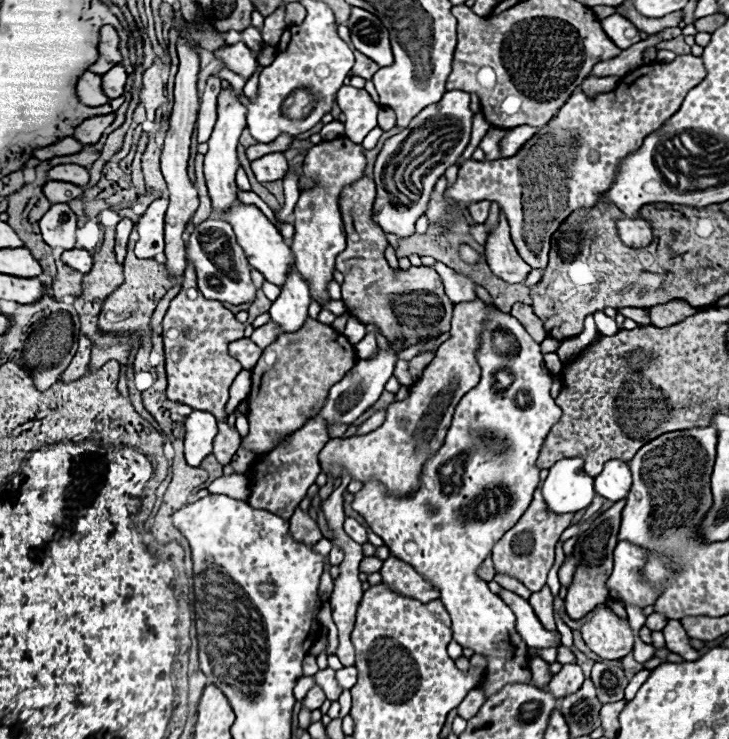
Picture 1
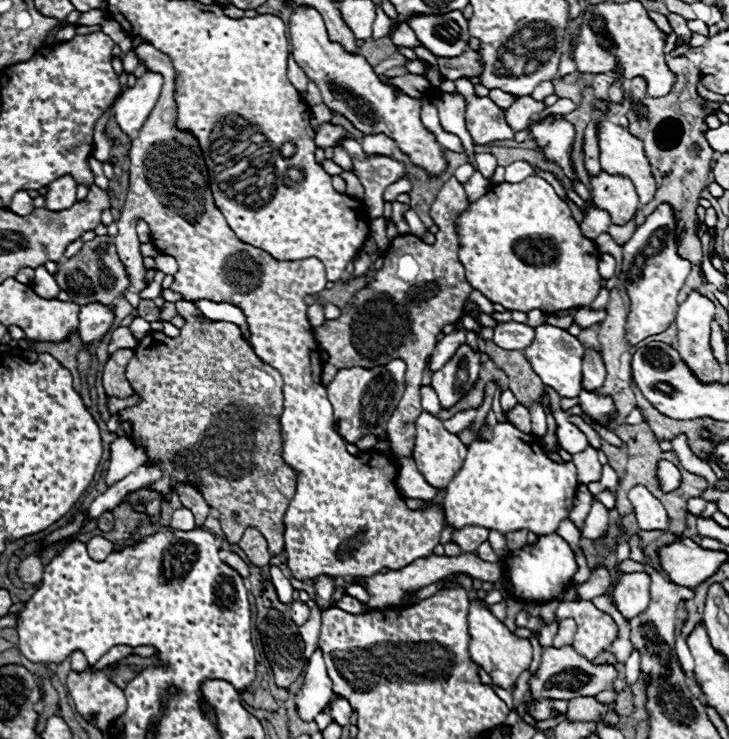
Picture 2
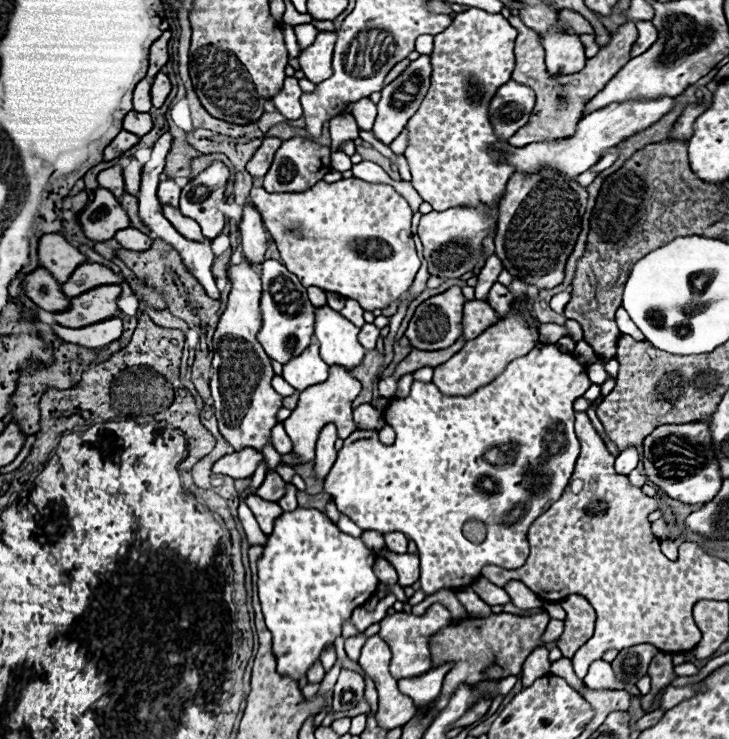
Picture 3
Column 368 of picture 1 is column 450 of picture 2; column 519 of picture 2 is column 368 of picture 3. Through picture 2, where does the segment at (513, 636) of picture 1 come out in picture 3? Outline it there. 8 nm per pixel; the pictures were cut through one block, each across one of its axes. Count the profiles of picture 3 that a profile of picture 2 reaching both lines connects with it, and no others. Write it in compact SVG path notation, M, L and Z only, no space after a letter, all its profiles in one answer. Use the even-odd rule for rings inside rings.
M554 344L534 348L530 354L522 356L518 360L512 360L500 376L496 376L488 386L482 386L480 390L476 390L470 396L462 396L462 398L460 396L458 398L456 396L442 396L438 392L438 388L434 388L432 382L414 382L412 392L408 394L408 398L392 400L390 406L384 412L386 424L390 424L396 430L396 442L392 446L380 446L378 432L354 430L344 440L344 446L338 450L338 458L336 458L332 470L326 476L324 492L330 494L338 510L342 514L346 514L362 530L376 530L376 532L382 532L382 534L386 534L386 532L404 532L408 538L412 538L416 542L418 556L420 556L420 588L426 594L434 594L442 588L452 588L452 590L466 588L480 576L480 570L486 564L504 566L504 568L512 568L512 570L520 568L528 558L526 532L528 532L530 524L542 512L546 512L552 506L552 502L556 502L562 496L562 492L568 486L568 480L572 476L572 470L574 470L574 464L576 464L578 452L580 452L580 444L578 444L576 434L574 434L574 408L572 408L572 404L574 404L574 400L584 396L584 392L590 388L590 384L592 382L588 380L586 366L578 364L578 360L572 354L562 354ZM490 450L496 452L494 460L486 460L486 454ZM472 518L484 522L486 538L484 538L484 530L479 530L472 522L468 521Z

